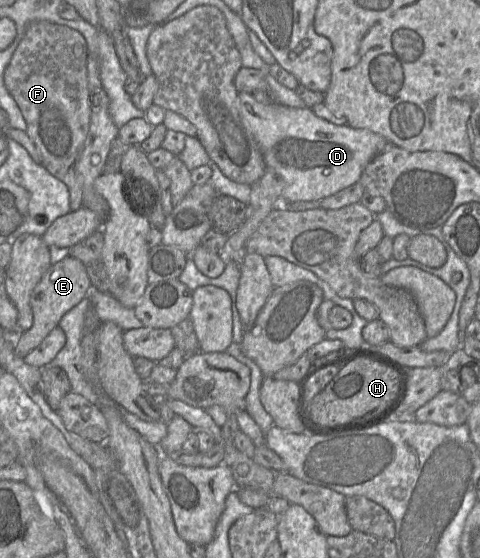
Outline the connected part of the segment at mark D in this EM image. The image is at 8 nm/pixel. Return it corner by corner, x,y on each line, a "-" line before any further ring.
238,92
236,101
241,120
257,143
266,169
272,170
279,180
281,204
278,205
299,201
320,201
357,183
371,159
383,151
387,145
393,145
369,129
331,123
318,117
307,107
288,107
279,103
263,104
247,92

